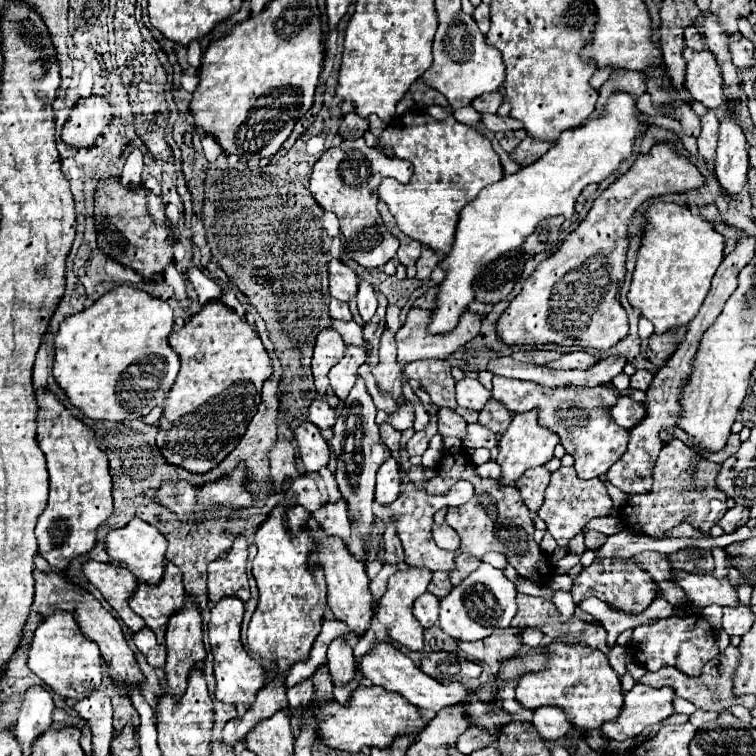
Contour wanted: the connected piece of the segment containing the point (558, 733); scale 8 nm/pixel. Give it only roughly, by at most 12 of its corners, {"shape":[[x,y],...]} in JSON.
{"shape":[[560,708],[534,710],[532,726],[542,740],[568,734],[572,724]]}

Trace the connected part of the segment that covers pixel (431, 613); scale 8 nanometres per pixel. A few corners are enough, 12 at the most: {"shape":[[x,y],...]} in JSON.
{"shape":[[430,592],[414,602],[424,628],[438,624],[438,598]]}

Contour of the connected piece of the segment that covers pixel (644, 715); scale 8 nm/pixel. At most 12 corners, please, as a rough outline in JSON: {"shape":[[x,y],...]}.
{"shape":[[636,684],[624,694],[610,740],[638,736],[674,714],[674,690]]}

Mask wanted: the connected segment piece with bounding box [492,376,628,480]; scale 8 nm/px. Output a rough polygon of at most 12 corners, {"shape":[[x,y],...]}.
{"shape":[[494,376],[512,412],[540,408],[580,478],[626,452],[628,430],[606,412],[616,388]]}

